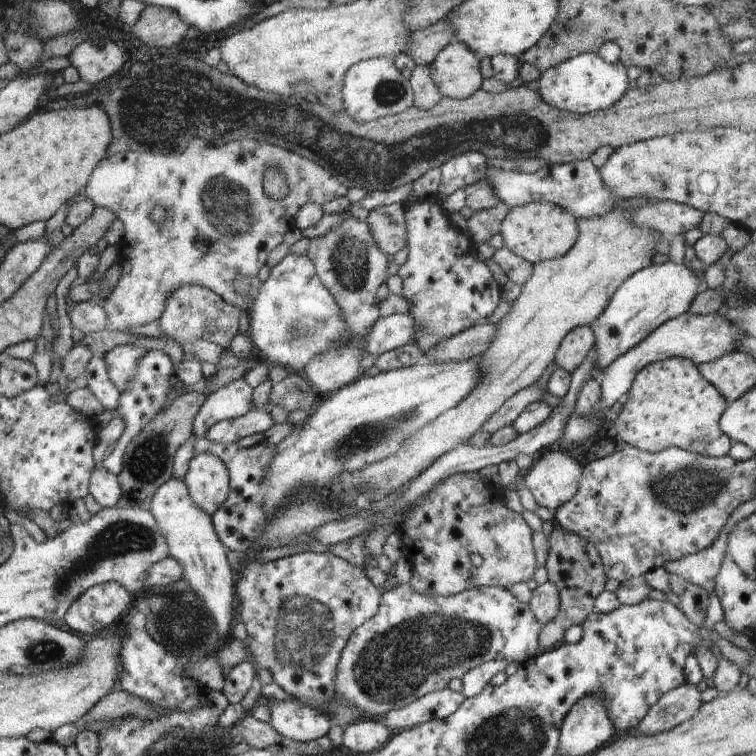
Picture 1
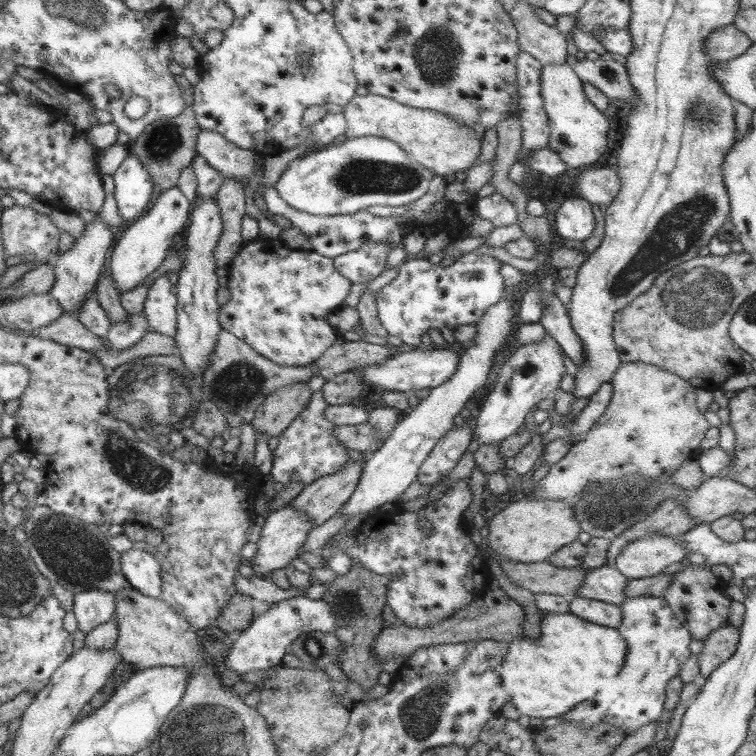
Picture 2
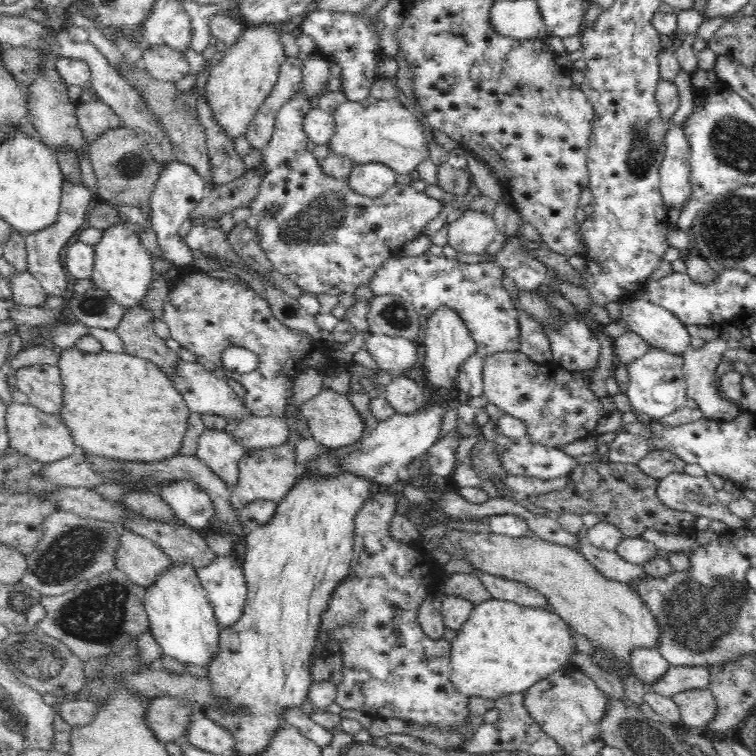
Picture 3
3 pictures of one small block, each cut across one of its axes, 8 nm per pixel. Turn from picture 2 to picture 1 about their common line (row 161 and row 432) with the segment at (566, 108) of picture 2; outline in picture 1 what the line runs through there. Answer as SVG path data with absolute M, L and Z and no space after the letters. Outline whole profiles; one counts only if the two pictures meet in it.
M717 312L715 314L707 314L707 316L695 316L695 314L681 314L665 324L661 324L657 330L653 330L645 340L641 340L637 346L633 346L631 350L627 350L623 356L617 356L605 370L601 370L601 374L597 376L599 380L599 388L601 388L601 396L599 402L593 410L593 414L589 416L577 416L577 412L573 410L569 414L569 418L565 420L565 428L563 434L559 438L559 446L565 448L575 448L581 446L585 442L595 442L597 440L597 432L605 422L605 414L609 412L609 408L625 394L629 392L635 376L639 374L639 370L643 370L645 366L653 364L653 362L661 362L661 360L669 360L669 358L687 358L693 364L701 366L701 364L709 364L711 360L735 352L737 340L745 336L741 334L735 326L731 326L727 320L723 320Z

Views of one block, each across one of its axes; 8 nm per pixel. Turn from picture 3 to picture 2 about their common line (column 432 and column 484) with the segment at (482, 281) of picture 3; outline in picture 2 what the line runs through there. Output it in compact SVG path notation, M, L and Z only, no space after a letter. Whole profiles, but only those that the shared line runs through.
M463 254L445 268L429 264L425 258L409 260L399 268L397 278L375 294L379 324L387 334L399 338L405 348L421 348L421 334L427 334L431 328L477 324L485 310L497 304L507 292L499 274L501 266L503 262L485 254Z

